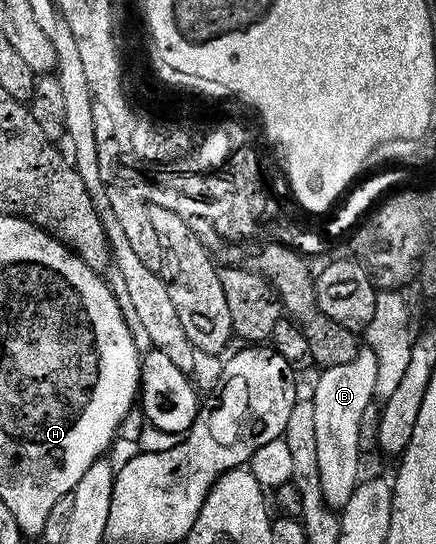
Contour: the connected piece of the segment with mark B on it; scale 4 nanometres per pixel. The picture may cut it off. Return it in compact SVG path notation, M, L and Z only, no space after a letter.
M362 349L350 365L338 365L327 368L324 375L316 383L316 395L311 396L315 410L315 435L318 436L318 462L319 472L322 477L322 494L325 505L340 513L354 496L355 489L362 482L360 475L360 460L362 454L359 449L358 429L361 428L362 413L372 406L377 398L376 386L378 385L378 357L371 349Z

